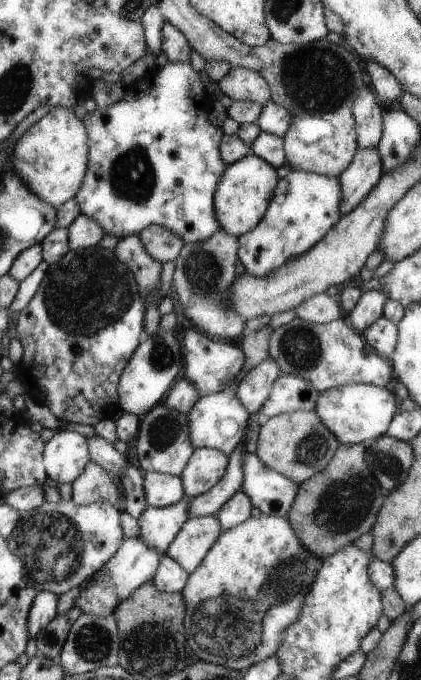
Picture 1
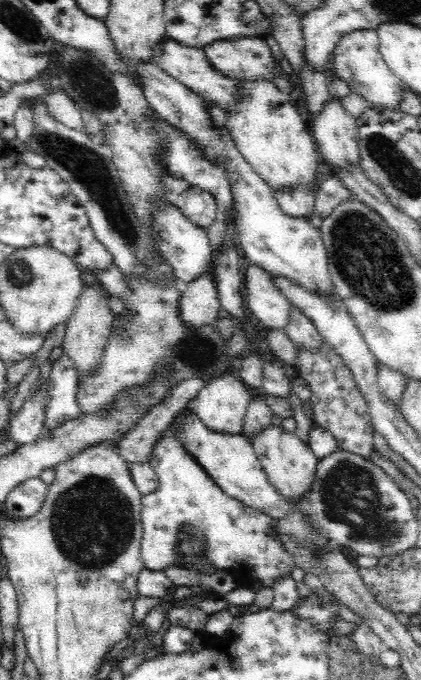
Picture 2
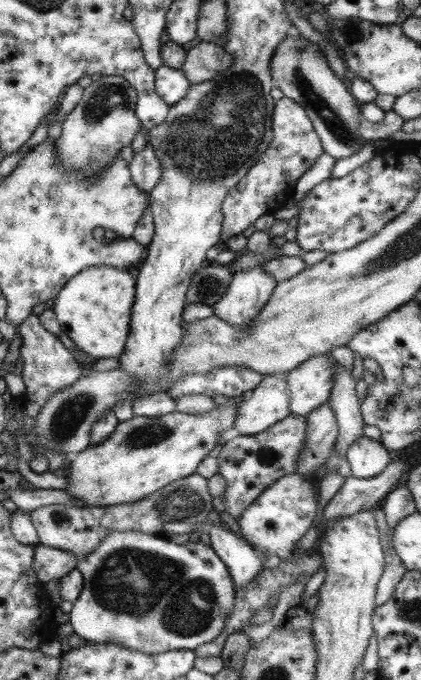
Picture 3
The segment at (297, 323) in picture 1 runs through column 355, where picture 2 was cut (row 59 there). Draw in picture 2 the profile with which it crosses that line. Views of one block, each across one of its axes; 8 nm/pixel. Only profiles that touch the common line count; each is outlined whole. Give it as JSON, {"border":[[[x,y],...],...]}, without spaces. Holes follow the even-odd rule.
{"border":[[[375,29],[355,30],[342,35],[329,60],[329,74],[348,82],[350,93],[360,95],[372,108],[400,109],[404,88],[401,80],[389,70],[380,54],[379,38]]]}

